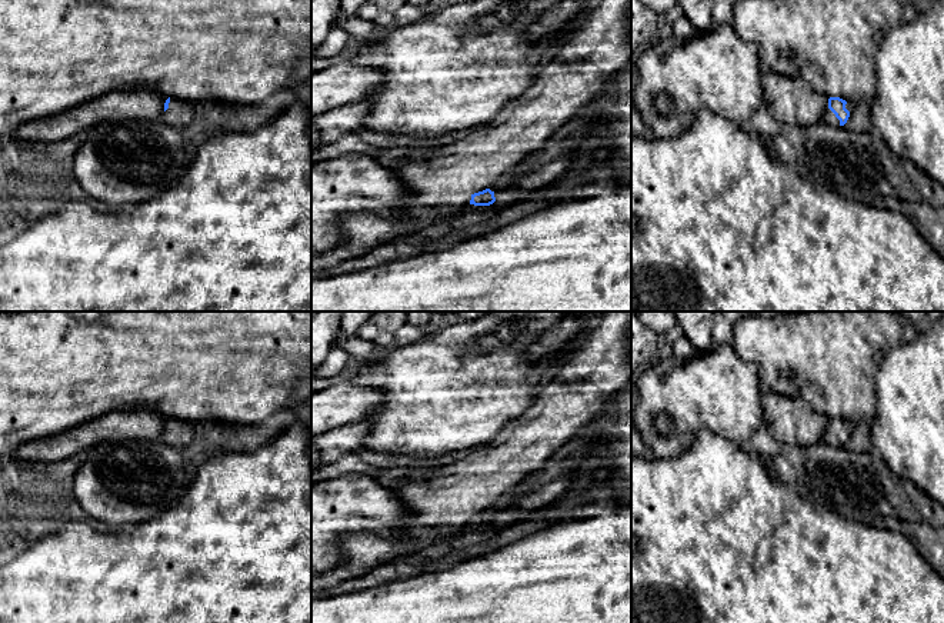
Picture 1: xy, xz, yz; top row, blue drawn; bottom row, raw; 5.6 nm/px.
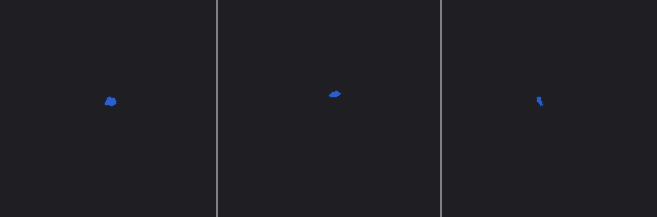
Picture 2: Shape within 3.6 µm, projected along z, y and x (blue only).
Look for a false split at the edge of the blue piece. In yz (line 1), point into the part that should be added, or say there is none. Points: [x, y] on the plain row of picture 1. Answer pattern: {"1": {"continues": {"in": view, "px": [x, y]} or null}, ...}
{"1": {"continues": {"in": "yz", "px": [829, 437]}}}

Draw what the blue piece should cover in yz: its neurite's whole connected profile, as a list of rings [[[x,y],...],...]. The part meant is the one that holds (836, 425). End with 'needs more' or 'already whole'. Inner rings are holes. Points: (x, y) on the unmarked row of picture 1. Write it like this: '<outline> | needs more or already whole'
[[[830,417],[823,434],[823,442],[831,446],[844,446],[850,437],[853,424],[840,417]]] | needs more

